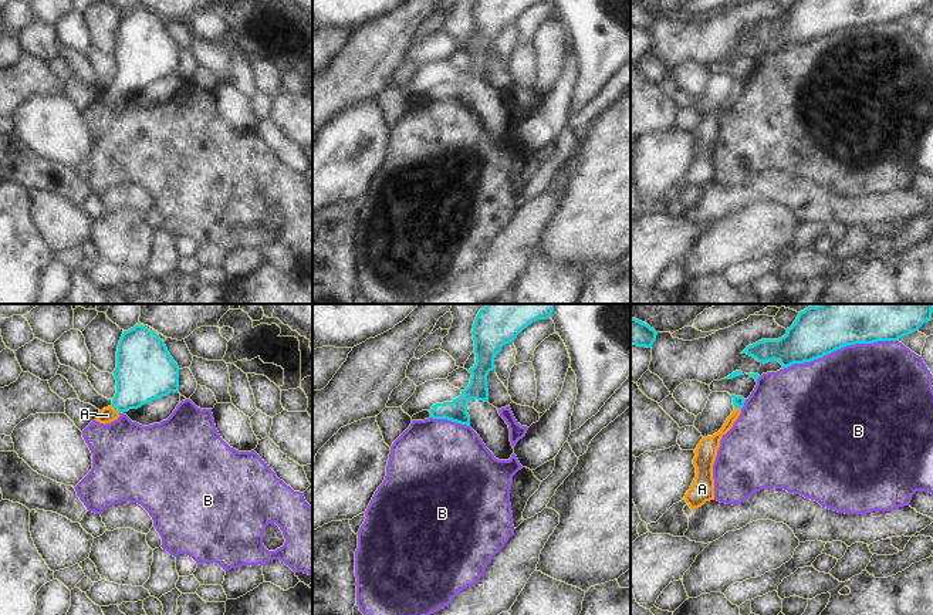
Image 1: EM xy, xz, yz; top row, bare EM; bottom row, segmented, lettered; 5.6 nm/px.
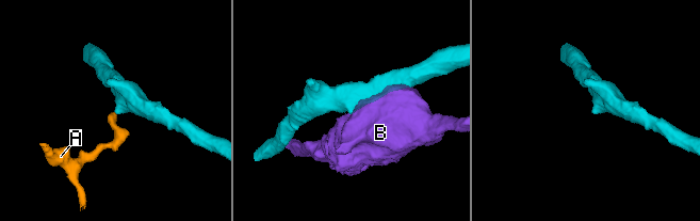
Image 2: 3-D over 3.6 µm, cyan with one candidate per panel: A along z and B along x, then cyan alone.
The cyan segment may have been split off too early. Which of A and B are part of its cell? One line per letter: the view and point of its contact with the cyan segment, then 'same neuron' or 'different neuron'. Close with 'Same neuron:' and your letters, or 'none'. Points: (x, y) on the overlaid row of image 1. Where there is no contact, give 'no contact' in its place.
A: contact xy (115, 409); same neuron
B: contact yz (839, 348); different neuron
Same neuron: A

